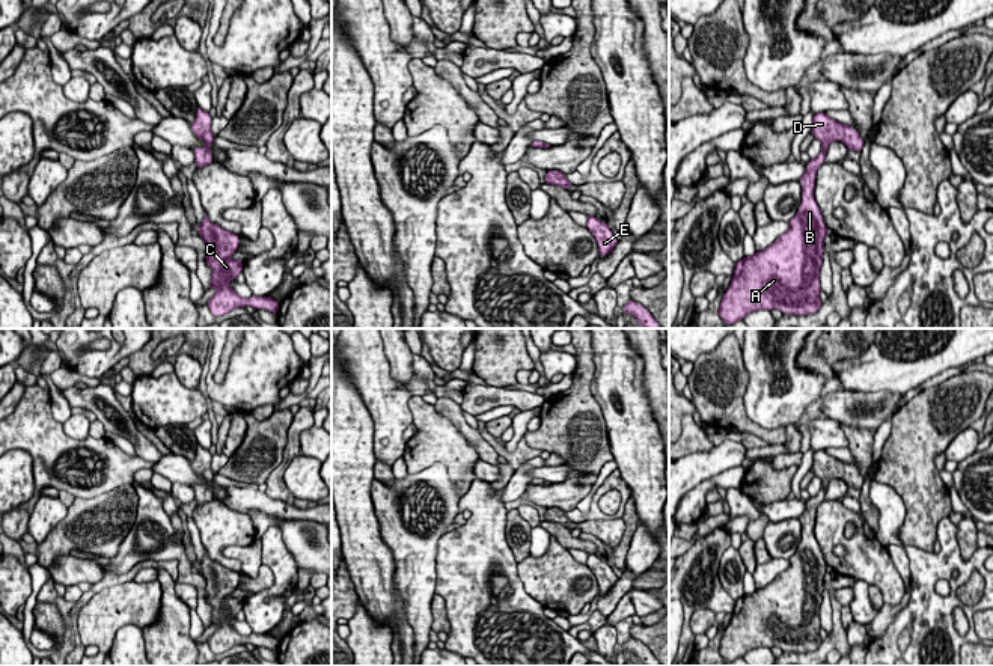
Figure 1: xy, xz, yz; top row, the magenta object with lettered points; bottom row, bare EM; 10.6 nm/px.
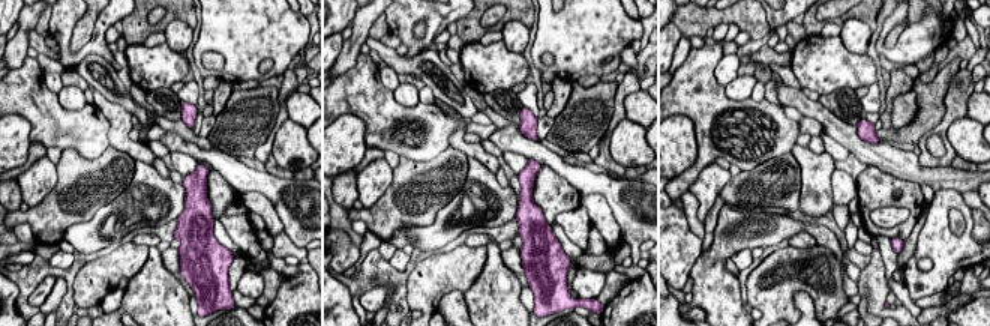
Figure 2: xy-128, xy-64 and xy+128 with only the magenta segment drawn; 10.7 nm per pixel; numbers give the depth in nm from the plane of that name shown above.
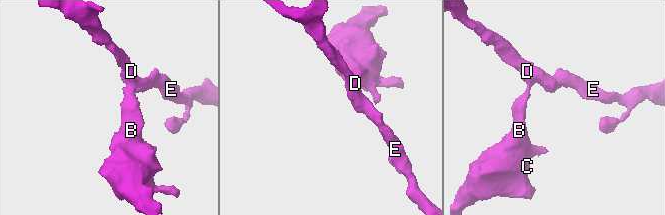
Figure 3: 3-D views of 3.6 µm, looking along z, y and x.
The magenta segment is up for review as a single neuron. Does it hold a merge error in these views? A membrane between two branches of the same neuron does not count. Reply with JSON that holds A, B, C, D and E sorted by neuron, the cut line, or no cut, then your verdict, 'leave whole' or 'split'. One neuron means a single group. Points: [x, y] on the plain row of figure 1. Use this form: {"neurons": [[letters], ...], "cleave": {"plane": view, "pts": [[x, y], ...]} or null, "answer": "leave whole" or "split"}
{"neurons": [["A", "B", "C", "D", "E"]], "cleave": null, "answer": "leave whole"}

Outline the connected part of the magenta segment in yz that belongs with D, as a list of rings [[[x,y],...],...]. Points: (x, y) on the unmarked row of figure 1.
[[[824,449],[814,452],[812,472],[821,479],[821,490],[806,502],[799,517],[802,541],[788,559],[790,567],[767,586],[735,600],[719,646],[720,657],[728,663],[755,648],[778,646],[782,651],[808,652],[818,649],[823,642],[820,606],[827,565],[814,535],[817,508],[826,500],[826,488],[833,478],[859,490],[865,481],[856,466]]]

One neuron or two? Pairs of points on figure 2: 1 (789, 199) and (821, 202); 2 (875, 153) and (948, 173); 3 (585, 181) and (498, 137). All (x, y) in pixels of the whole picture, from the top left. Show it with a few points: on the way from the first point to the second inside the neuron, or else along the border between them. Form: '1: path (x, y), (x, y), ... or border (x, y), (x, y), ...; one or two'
1: border (798, 164), (800, 206); two
2: path (893, 159), (918, 175), (930, 175); one
3: path (564, 169), (554, 159), (519, 143); one

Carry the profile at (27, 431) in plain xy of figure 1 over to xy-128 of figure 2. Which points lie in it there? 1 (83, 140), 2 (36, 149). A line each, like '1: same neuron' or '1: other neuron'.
1: same neuron
2: other neuron

